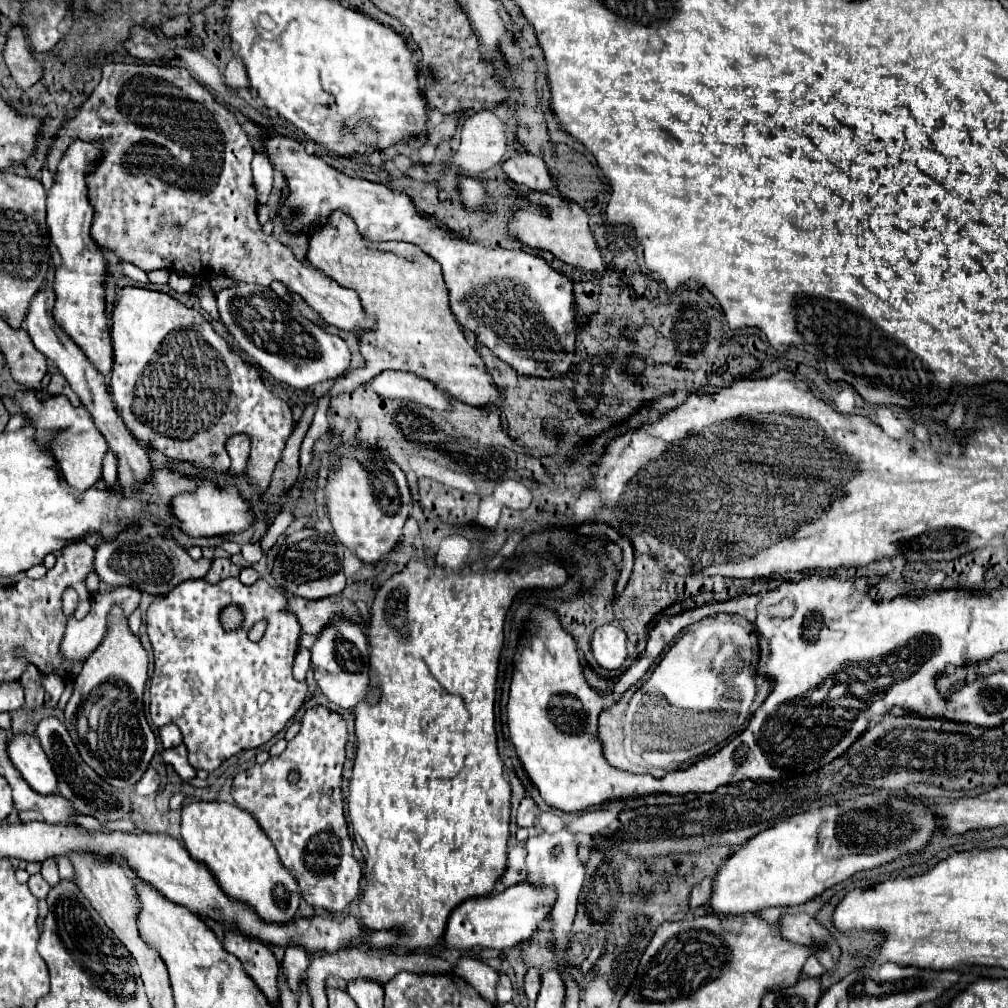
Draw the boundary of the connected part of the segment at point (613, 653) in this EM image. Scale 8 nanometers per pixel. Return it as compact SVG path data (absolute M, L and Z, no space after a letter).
M604 624L596 628L592 636L592 654L596 662L606 670L616 670L626 660L626 632L616 624Z

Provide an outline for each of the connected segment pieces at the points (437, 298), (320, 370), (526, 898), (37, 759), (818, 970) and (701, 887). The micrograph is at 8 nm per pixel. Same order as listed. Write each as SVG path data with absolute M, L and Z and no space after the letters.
M336 210L326 224L318 226L310 236L308 262L340 286L354 290L360 296L366 316L372 314L376 320L374 330L362 330L362 334L358 334L366 368L350 372L346 380L344 376L336 380L330 388L330 398L370 382L370 370L374 370L374 374L402 370L432 382L452 398L472 406L496 404L500 400L480 354L466 340L448 306L448 290L438 262L426 256L418 246L406 242L372 244L360 236L350 216Z
M254 284L228 286L216 294L216 304L220 320L234 338L238 352L278 382L306 390L318 382L336 378L350 364L350 350L340 336L306 320L272 288Z
M526 882L510 886L502 892L494 892L492 896L470 898L456 906L446 922L444 936L440 938L440 948L456 948L456 950L472 950L472 948L496 948L506 950L516 944L528 940L532 932L540 926L540 922L548 916L550 906L554 904L554 890L550 888L534 888Z
M16 734L12 740L8 740L8 758L30 788L40 794L56 792L56 774L36 736Z
M808 956L802 972L804 972L806 976L822 976L822 974L824 974L824 966L822 966L814 956Z
M704 878L698 886L694 886L690 892L690 908L706 906L708 896L710 896L710 888L712 888L712 878Z

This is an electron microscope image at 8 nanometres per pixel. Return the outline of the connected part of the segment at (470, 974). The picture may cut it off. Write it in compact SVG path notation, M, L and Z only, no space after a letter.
M458 958L458 962L452 968L454 974L458 974L460 978L464 978L484 1000L492 1002L494 1006L498 1006L498 998L496 998L496 990L498 990L498 972L494 972L490 966L486 966L484 962L476 960L476 958Z

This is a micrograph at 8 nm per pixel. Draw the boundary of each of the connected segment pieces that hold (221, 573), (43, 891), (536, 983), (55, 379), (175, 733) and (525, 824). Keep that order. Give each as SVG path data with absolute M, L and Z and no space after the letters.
M216 558L216 560L212 560L212 566L210 566L204 580L218 584L218 580L224 580L228 576L238 576L238 574L240 574L240 568L234 566L228 558Z
M36 874L36 876L30 876L28 880L28 886L30 886L30 892L36 896L36 898L46 898L48 894L48 882L42 878L42 874Z
M530 968L524 976L524 992L528 996L530 1002L536 1000L538 996L538 990L540 990L540 972L536 968Z
M52 370L52 380L50 380L50 384L48 384L48 394L64 394L64 396L70 400L70 404L80 406L78 396L72 392L70 384L66 382L66 378L64 378L58 370Z
M162 726L160 738L162 738L164 748L174 748L174 746L182 744L182 736L180 736L180 730L176 726Z
M530 796L524 798L524 800L520 802L516 822L518 822L518 826L522 826L522 828L530 828L530 826L534 826L534 802L532 802Z

